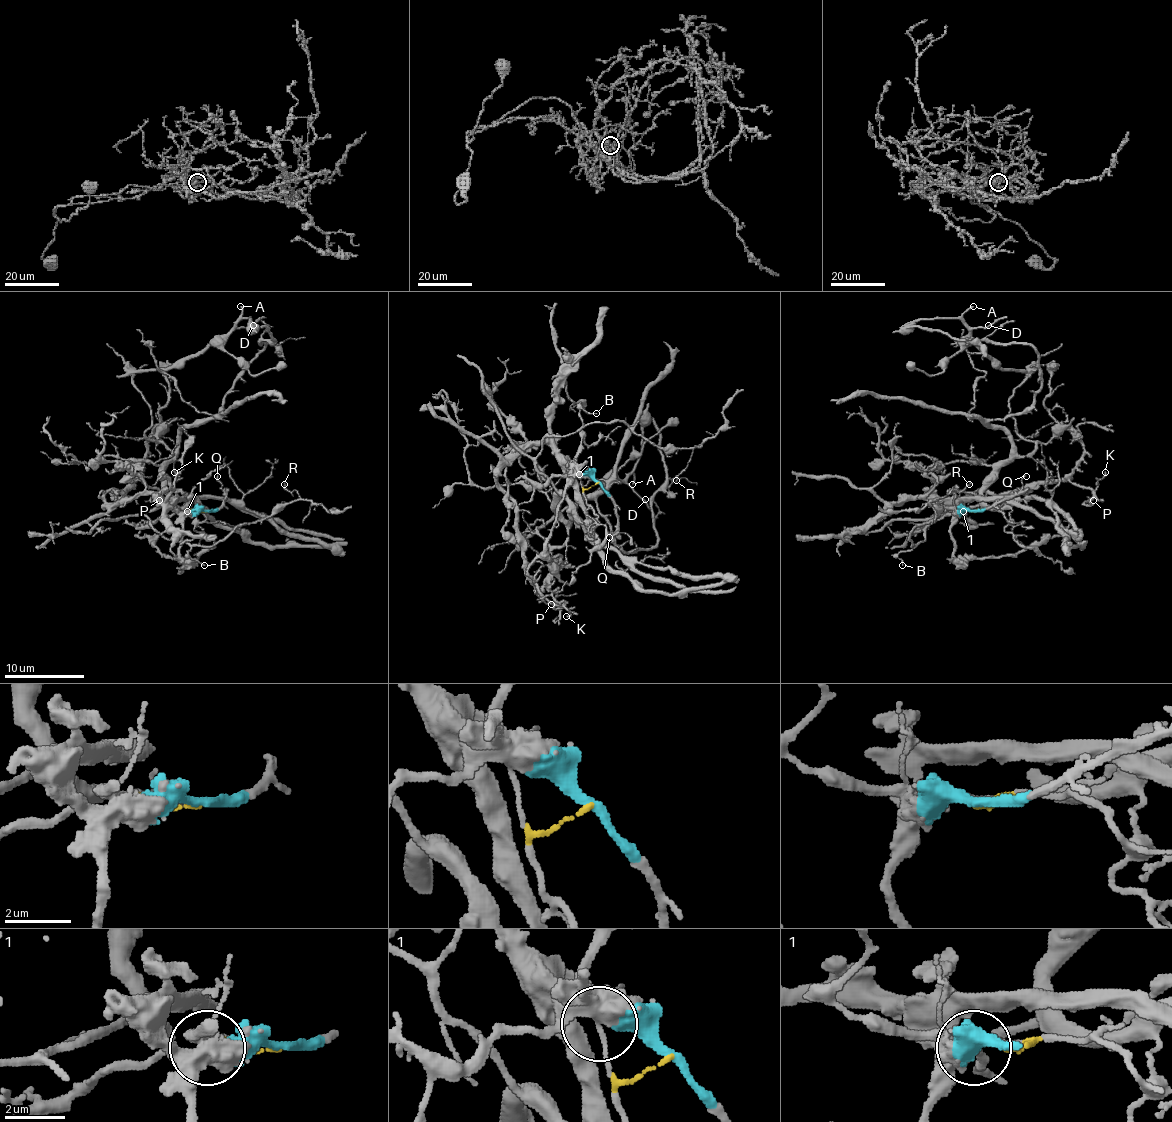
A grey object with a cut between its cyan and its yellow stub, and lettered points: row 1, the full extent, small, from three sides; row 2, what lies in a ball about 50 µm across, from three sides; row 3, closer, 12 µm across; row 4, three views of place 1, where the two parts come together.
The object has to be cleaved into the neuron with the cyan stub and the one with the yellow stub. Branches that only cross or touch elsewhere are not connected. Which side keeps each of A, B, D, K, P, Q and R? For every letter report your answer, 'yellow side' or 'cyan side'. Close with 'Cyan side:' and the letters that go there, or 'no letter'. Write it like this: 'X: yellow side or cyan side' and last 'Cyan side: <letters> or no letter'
A: yellow side
B: yellow side
D: yellow side
K: cyan side
P: cyan side
Q: cyan side
R: yellow side
Cyan side: K, P, Q

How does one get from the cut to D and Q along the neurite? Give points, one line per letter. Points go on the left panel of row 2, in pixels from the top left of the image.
D: (205, 511), (191, 509), (203, 521), (169, 493), (175, 457), (145, 435), (133, 377), (253, 325)
Q: (205, 511), (215, 511), (225, 499), (225, 491), (217, 475)

